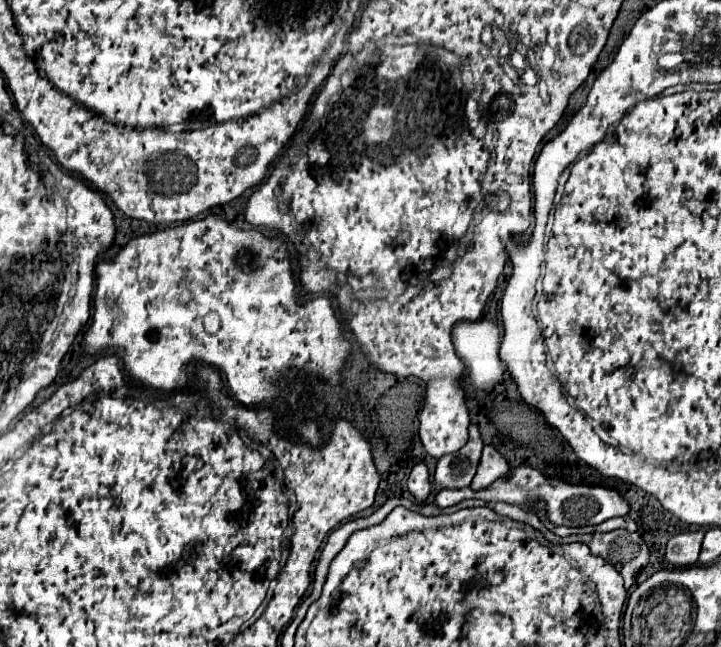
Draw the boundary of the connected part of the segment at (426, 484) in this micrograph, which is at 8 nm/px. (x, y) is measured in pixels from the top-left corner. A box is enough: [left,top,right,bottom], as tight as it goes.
[408,462,432,502]

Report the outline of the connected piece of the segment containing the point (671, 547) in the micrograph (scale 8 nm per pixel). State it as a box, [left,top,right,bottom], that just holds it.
[666,530,704,566]

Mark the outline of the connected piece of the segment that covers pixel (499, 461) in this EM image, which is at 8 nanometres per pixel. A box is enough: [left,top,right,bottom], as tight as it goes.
[470,446,510,490]

